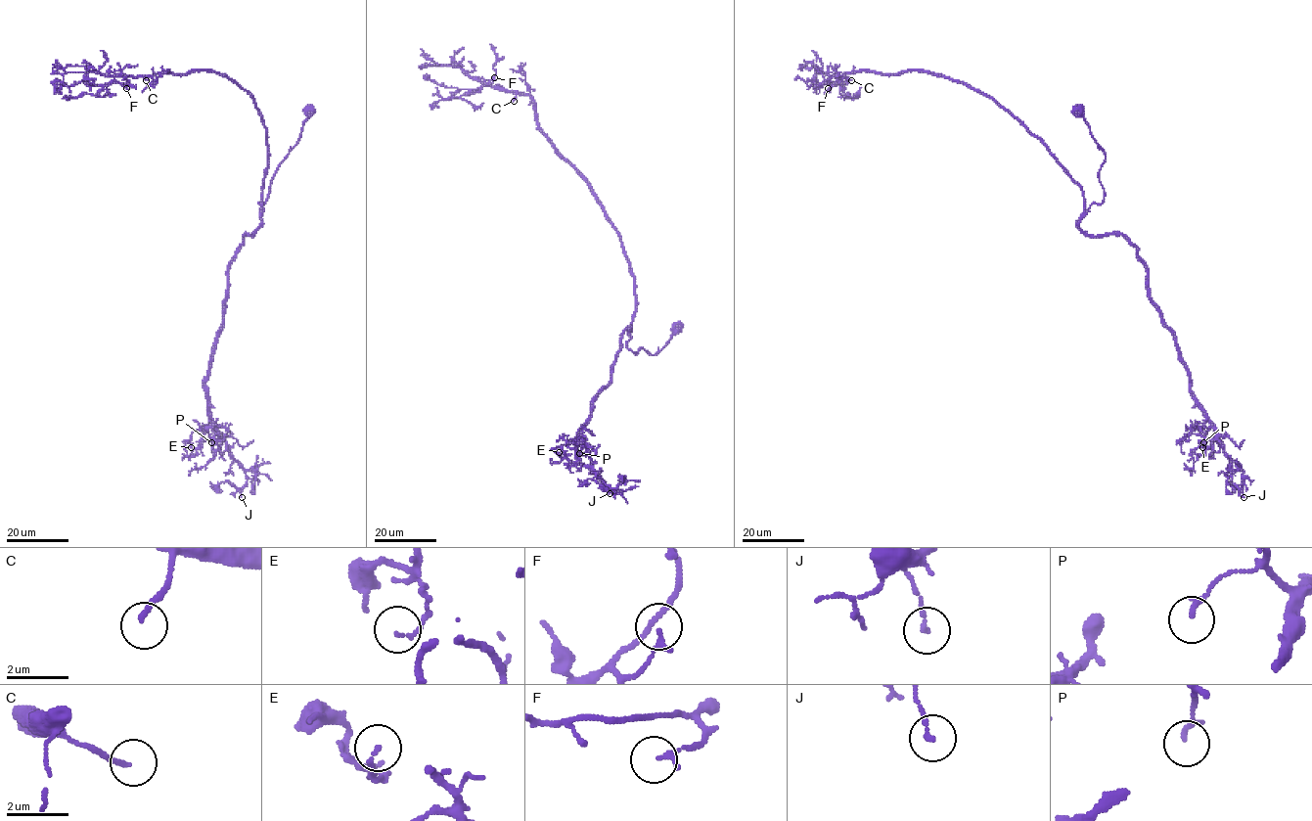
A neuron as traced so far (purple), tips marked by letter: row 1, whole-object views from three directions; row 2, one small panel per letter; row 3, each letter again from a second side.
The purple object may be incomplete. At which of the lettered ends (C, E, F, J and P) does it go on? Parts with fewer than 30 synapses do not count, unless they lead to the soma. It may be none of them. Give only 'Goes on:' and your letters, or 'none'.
Goes on: C

